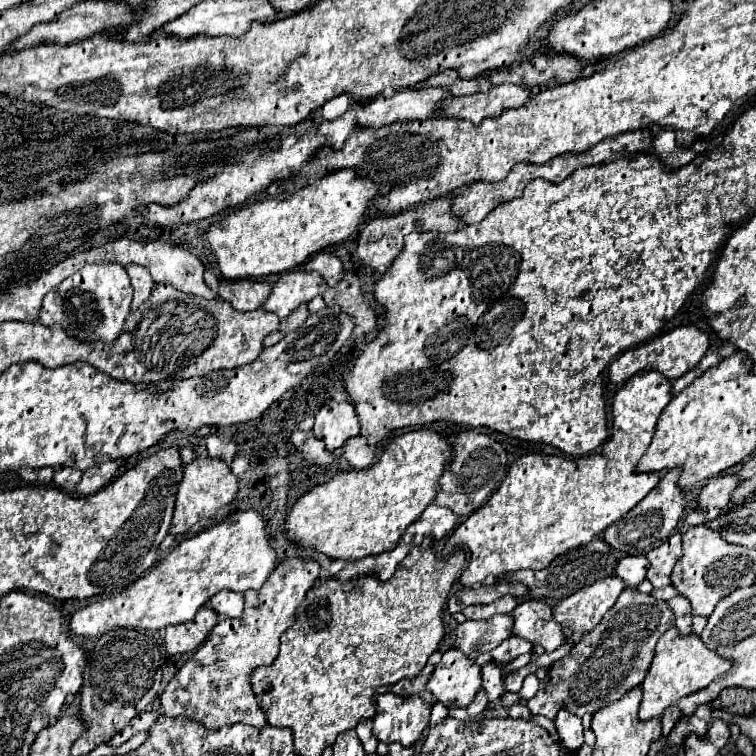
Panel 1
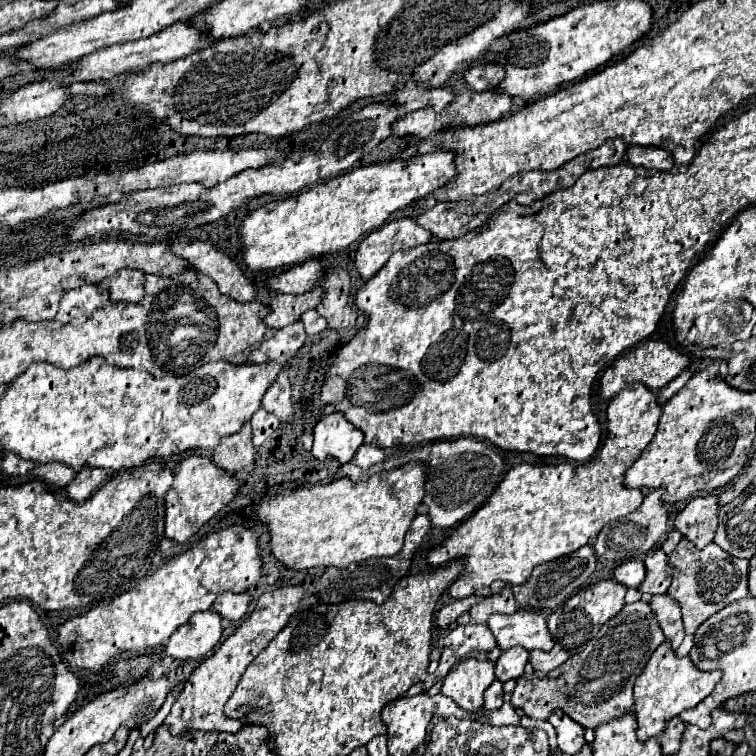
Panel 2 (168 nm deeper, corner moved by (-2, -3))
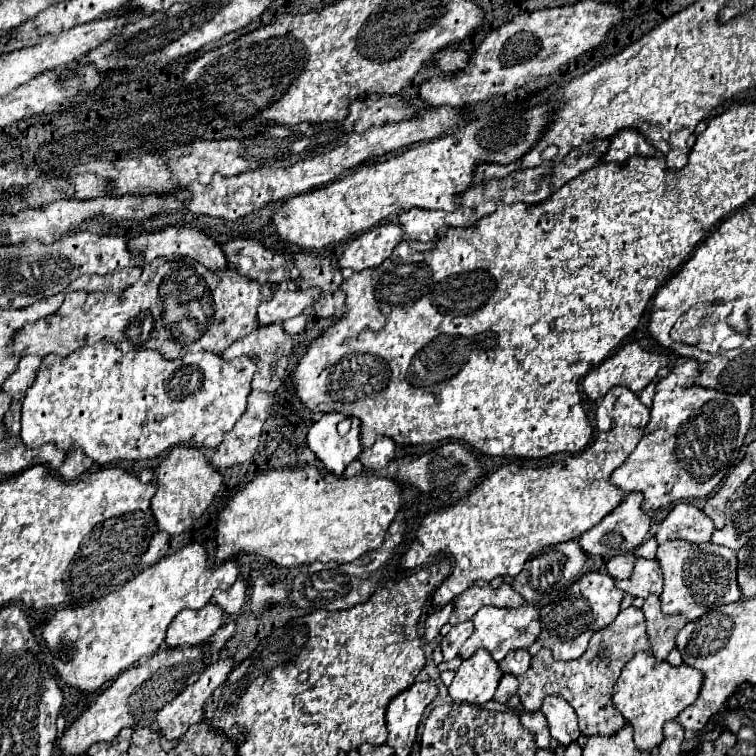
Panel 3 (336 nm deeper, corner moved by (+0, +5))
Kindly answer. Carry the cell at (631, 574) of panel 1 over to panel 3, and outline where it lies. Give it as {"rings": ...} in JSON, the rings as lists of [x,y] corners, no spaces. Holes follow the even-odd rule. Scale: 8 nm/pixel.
{"rings":[[[624,553],[624,555],[616,555],[606,563],[606,571],[610,573],[610,577],[614,579],[626,579],[630,575],[630,571],[634,569],[636,557],[632,553]]]}

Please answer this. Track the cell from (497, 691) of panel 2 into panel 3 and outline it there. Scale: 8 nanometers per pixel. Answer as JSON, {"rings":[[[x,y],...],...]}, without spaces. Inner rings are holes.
{"rings":[[[504,675],[500,685],[498,685],[498,691],[494,695],[494,701],[496,703],[508,703],[510,697],[514,697],[518,691],[518,679],[514,675]]]}

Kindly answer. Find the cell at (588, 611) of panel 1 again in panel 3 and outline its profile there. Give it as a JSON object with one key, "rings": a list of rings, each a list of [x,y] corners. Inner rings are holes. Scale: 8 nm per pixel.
{"rings":[[[598,571],[584,573],[578,581],[558,591],[558,595],[552,595],[552,599],[538,607],[542,623],[538,643],[542,647],[550,647],[554,659],[578,659],[586,651],[590,637],[616,619],[616,615],[620,613],[622,597],[622,591],[616,591],[614,579],[610,579],[610,575]]]}

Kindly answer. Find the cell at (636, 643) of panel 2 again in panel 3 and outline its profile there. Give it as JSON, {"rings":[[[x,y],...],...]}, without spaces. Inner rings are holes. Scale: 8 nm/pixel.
{"rings":[[[628,607],[618,613],[616,621],[610,627],[604,627],[590,639],[590,645],[586,653],[580,659],[574,661],[552,661],[550,649],[542,647],[534,657],[532,657],[532,667],[526,671],[526,675],[520,675],[520,705],[524,711],[538,711],[542,707],[544,697],[548,695],[562,695],[576,711],[578,723],[580,723],[580,733],[586,737],[594,735],[616,735],[624,727],[622,715],[618,715],[616,707],[610,703],[612,687],[622,671],[622,667],[638,653],[638,651],[648,651],[650,641],[646,635],[646,623],[644,623],[644,613],[642,609]]]}

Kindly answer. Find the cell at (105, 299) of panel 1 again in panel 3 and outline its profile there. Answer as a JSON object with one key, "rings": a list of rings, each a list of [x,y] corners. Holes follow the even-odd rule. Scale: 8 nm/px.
{"rings":[[[72,291],[72,293],[66,295],[66,299],[64,299],[64,303],[62,303],[58,313],[60,315],[70,315],[72,311],[80,309],[84,305],[84,301],[86,301],[86,293],[84,291]]]}

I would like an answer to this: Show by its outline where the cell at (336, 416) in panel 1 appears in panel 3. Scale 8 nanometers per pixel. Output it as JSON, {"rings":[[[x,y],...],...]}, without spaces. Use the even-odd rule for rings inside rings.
{"rings":[[[326,413],[320,421],[316,421],[306,437],[306,445],[314,451],[314,455],[324,463],[328,473],[340,477],[344,469],[358,459],[362,445],[360,445],[360,421],[352,417],[350,431],[340,435],[336,431],[338,421],[344,415],[340,413]]]}

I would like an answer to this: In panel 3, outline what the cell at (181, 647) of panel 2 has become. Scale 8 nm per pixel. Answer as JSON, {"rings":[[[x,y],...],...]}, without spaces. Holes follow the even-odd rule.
{"rings":[[[206,603],[202,609],[184,609],[168,625],[166,645],[180,647],[204,643],[220,629],[222,617],[224,611],[214,603]]]}

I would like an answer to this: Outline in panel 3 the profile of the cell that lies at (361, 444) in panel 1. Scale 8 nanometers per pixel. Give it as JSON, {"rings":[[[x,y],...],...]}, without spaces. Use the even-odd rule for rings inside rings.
{"rings":[[[378,437],[376,443],[370,449],[364,449],[360,453],[360,461],[366,469],[378,471],[388,467],[390,461],[396,459],[396,445],[390,437]]]}

